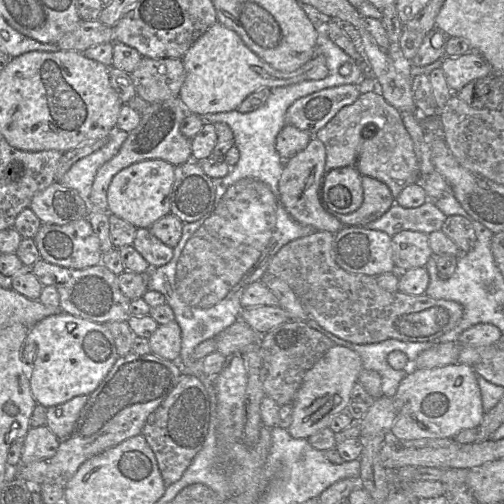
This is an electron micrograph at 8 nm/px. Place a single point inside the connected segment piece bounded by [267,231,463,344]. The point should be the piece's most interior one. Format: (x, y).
(353, 307)

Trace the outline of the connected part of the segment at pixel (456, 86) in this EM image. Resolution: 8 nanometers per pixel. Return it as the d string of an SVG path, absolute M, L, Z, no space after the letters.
M476 51L455 57L444 57L441 69L453 93L459 92L471 81L488 77L492 73L490 64Z

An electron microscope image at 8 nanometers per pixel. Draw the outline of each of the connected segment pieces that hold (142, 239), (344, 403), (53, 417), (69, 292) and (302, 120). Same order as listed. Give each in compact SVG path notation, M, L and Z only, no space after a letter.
M137 228L132 246L152 268L168 264L173 258L173 248L156 238L149 228Z
M334 345L309 369L292 402L293 421L287 428L295 439L308 439L320 429L329 427L332 419L346 411L351 402L351 391L363 370L362 359L357 352L345 346Z
M80 395L71 400L47 408L46 426L59 438L67 438L78 419L79 413L86 404L88 396Z
M40 259L31 267L31 271L43 286L53 286L57 289L60 295L60 309L65 313L99 324L128 322L132 316L130 313L131 300L121 292L118 276L101 263L77 270L64 268Z
M355 84L312 93L290 105L286 112L287 124L314 137L343 107L353 104L360 95L359 88Z

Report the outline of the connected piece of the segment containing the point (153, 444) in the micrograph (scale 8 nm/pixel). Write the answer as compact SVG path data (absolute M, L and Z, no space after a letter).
M185 373L165 400L148 416L142 429L142 435L153 450L164 483L167 486L178 481L201 450L210 424L210 400L204 383L195 375Z

